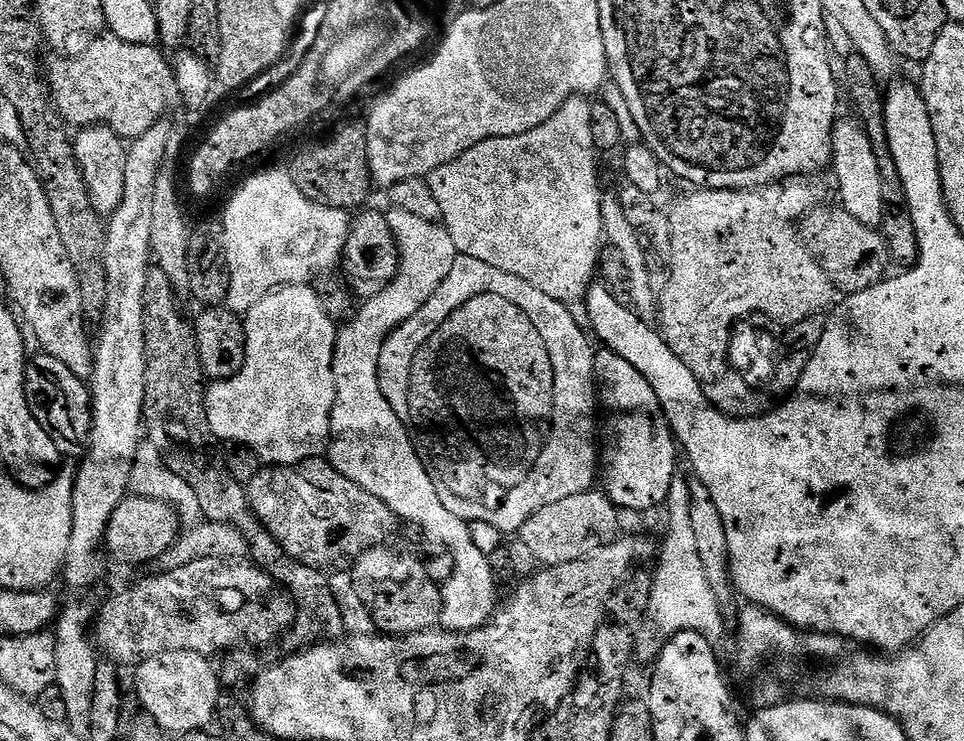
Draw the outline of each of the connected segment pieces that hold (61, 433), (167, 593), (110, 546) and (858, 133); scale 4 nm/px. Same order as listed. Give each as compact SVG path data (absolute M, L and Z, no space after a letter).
M37 354L31 357L26 368L24 389L30 410L34 418L50 434L50 438L58 446L61 457L83 457L86 446L80 440L89 443L92 435L92 405L90 403L90 388L81 377L66 366L66 362L58 362L58 358Z
M202 558L181 569L161 571L157 575L138 581L133 588L110 597L98 608L94 620L94 640L99 651L108 655L105 657L109 661L120 666L138 666L144 660L167 652L193 652L216 658L219 652L228 652L231 648L264 648L274 643L298 620L298 609L291 592L277 584L269 572L248 558Z
M129 494L124 501L114 510L114 514L108 523L105 533L106 552L113 556L120 564L148 564L159 561L160 556L166 549L177 541L182 532L182 516L166 501L156 501L154 498L140 497Z
M841 119L832 134L834 169L836 168L836 180L840 183L840 200L844 203L841 205L843 211L858 218L858 222L880 226L886 219L886 189L882 182L882 174L878 170L876 151L868 133L865 132L863 123L853 120Z

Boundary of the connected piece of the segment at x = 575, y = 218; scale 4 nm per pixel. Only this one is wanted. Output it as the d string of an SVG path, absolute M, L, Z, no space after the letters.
M583 95L573 96L560 107L559 111L554 114L554 118L550 118L542 126L538 126L526 134L518 134L510 138L490 138L486 142L478 142L478 146L474 146L458 158L454 158L454 162L434 170L430 177L434 196L438 198L438 204L444 211L443 223L450 226L457 249L463 255L473 256L479 261L490 262L490 266L498 266L498 270L506 270L506 274L514 274L518 278L530 282L530 286L538 286L538 290L550 294L550 298L565 302L583 301L587 297L589 288L597 279L596 267L600 264L600 251L606 248L604 219L602 218L602 206L606 196L605 193L600 193L600 172L596 169L598 149L595 144L594 122L592 121L593 105L584 100L587 99Z

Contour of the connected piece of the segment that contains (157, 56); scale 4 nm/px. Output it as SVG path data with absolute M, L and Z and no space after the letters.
M108 34L103 38L92 41L92 47L82 56L63 58L50 68L50 91L56 108L69 125L77 126L104 125L112 128L125 141L133 142L154 127L152 120L157 123L169 115L168 103L174 97L174 71L170 60L159 52L159 47L146 44L122 42L117 36Z

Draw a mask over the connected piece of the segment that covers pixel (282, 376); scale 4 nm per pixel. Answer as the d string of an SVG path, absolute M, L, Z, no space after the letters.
M289 284L286 288L278 288L270 293L262 302L254 305L243 317L244 333L248 335L246 358L242 370L228 380L213 383L206 392L206 407L208 410L208 426L211 435L220 440L233 440L236 444L245 444L252 452L257 452L268 466L291 466L305 464L308 460L323 457L329 451L332 439L332 411L336 405L336 375L334 362L336 361L336 338L338 335L337 321L323 308L323 302L316 293L315 287L306 284Z

